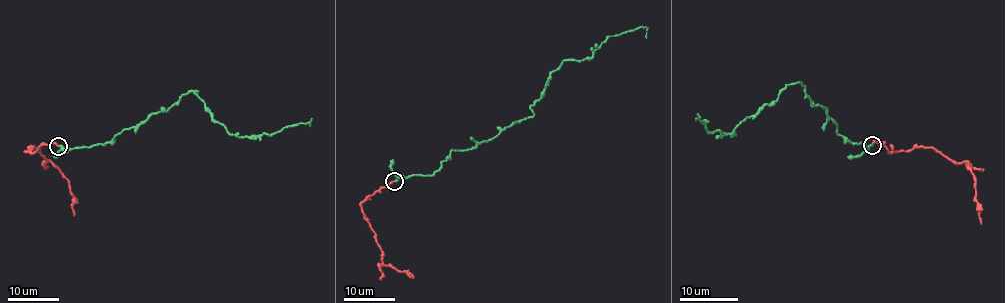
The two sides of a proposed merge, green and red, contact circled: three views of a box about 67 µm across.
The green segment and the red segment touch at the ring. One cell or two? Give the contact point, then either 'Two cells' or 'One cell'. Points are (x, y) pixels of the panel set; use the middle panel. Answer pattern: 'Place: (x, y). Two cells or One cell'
Place: (394, 181). One cell

